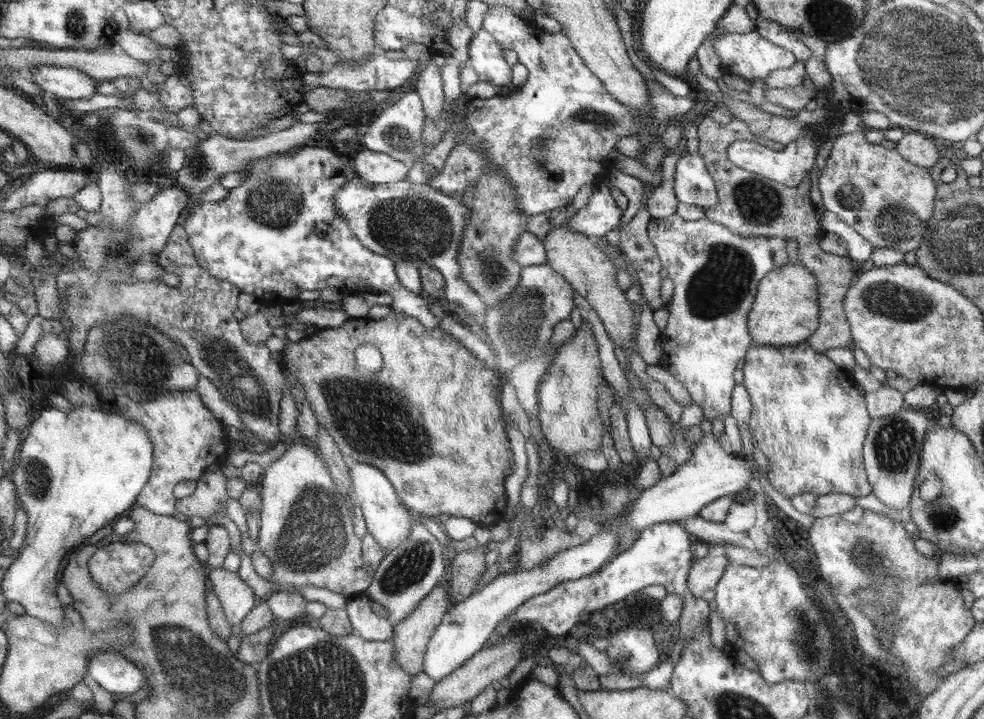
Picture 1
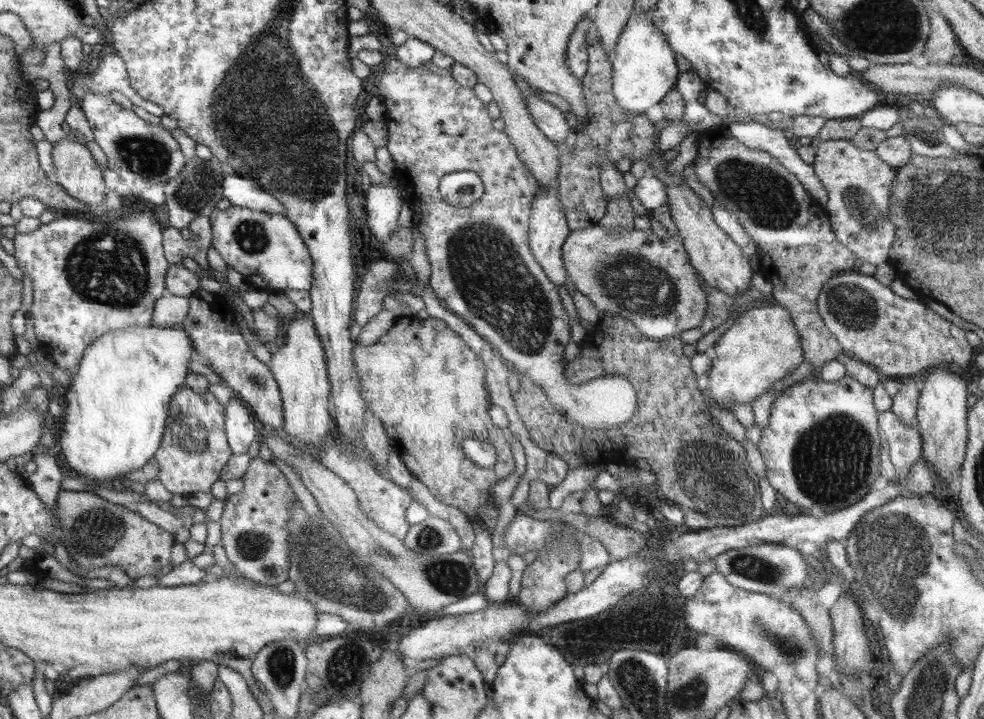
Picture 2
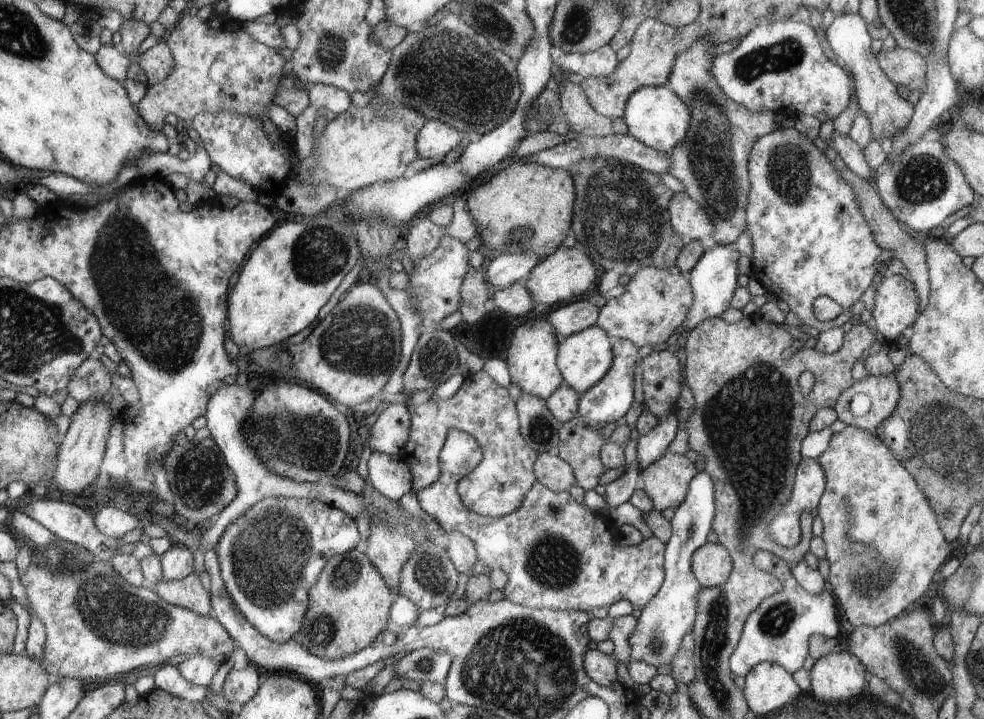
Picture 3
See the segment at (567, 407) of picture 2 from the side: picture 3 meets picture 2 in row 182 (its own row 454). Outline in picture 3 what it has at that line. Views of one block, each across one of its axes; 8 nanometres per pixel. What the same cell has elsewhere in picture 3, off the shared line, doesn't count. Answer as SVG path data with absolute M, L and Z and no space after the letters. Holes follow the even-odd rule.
M481 370L474 374L465 374L465 379L457 385L457 392L448 401L432 402L427 401L419 406L406 408L405 415L411 418L409 439L402 447L399 457L410 466L412 475L412 486L414 491L422 490L436 482L441 476L440 452L445 446L450 430L467 432L480 445L483 452L483 459L473 471L460 479L456 484L456 489L461 495L463 504L473 513L478 513L483 517L503 517L517 511L526 494L534 488L537 483L534 464L537 462L538 452L524 440L520 434L520 424L518 424L518 414L516 414L516 404L510 398L506 388L500 388L486 371Z

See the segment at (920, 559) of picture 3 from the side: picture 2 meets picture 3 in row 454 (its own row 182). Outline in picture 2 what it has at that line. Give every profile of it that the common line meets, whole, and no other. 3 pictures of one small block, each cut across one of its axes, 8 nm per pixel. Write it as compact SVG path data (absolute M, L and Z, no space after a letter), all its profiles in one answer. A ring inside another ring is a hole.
M822 140L815 148L816 156L811 165L815 175L823 182L827 192L826 212L833 222L833 230L839 235L841 244L850 247L854 254L858 254L863 262L870 262L876 267L890 262L889 250L893 242L898 240L897 226L890 220L890 195L892 183L897 177L898 169L889 166L874 151L862 150L849 140Z

